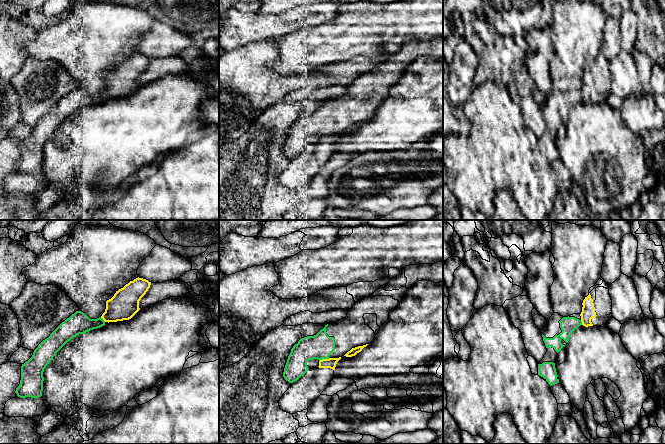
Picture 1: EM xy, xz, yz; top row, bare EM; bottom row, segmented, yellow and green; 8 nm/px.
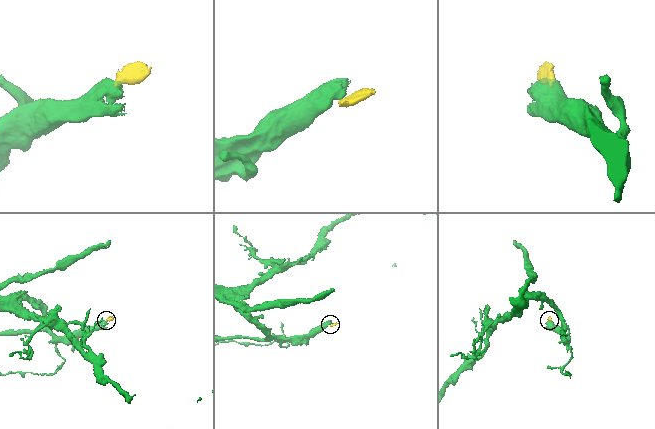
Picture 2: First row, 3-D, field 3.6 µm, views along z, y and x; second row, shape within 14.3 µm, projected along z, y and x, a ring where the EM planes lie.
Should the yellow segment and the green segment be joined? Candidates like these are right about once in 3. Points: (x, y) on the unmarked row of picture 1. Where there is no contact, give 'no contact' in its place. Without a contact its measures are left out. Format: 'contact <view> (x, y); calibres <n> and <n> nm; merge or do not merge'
contact xz (324, 135); calibres 80 and 200 nm; do not merge

